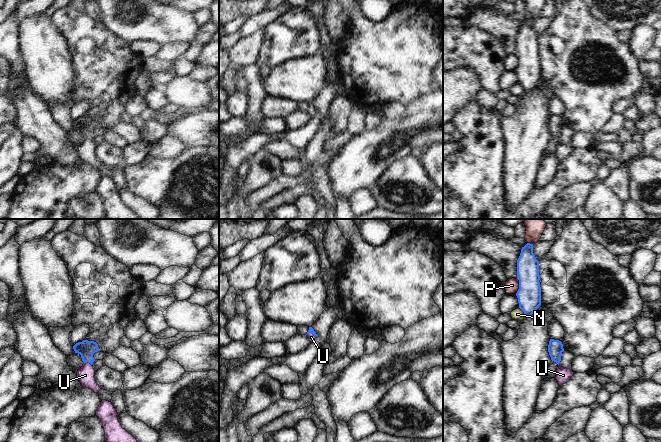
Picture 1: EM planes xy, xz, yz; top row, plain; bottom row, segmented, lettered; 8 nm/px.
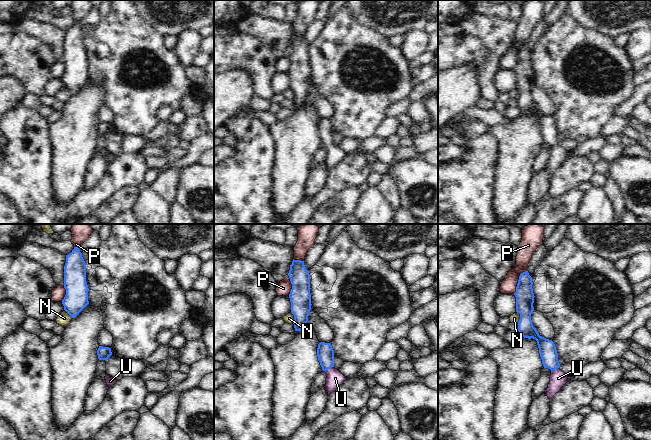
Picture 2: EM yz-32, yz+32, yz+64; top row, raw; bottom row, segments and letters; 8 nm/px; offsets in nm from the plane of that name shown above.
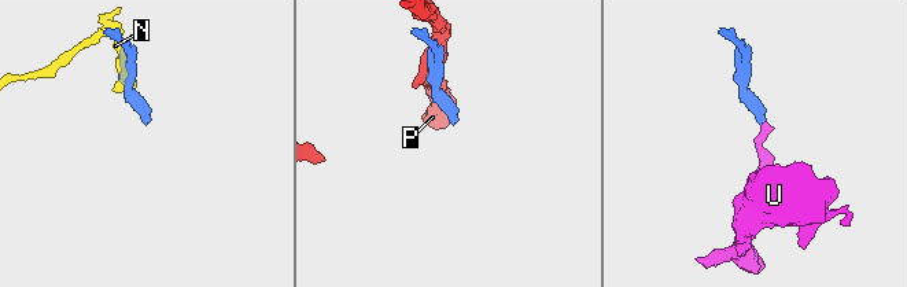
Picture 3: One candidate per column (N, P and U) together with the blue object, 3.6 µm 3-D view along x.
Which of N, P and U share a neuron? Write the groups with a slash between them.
N / P / U

